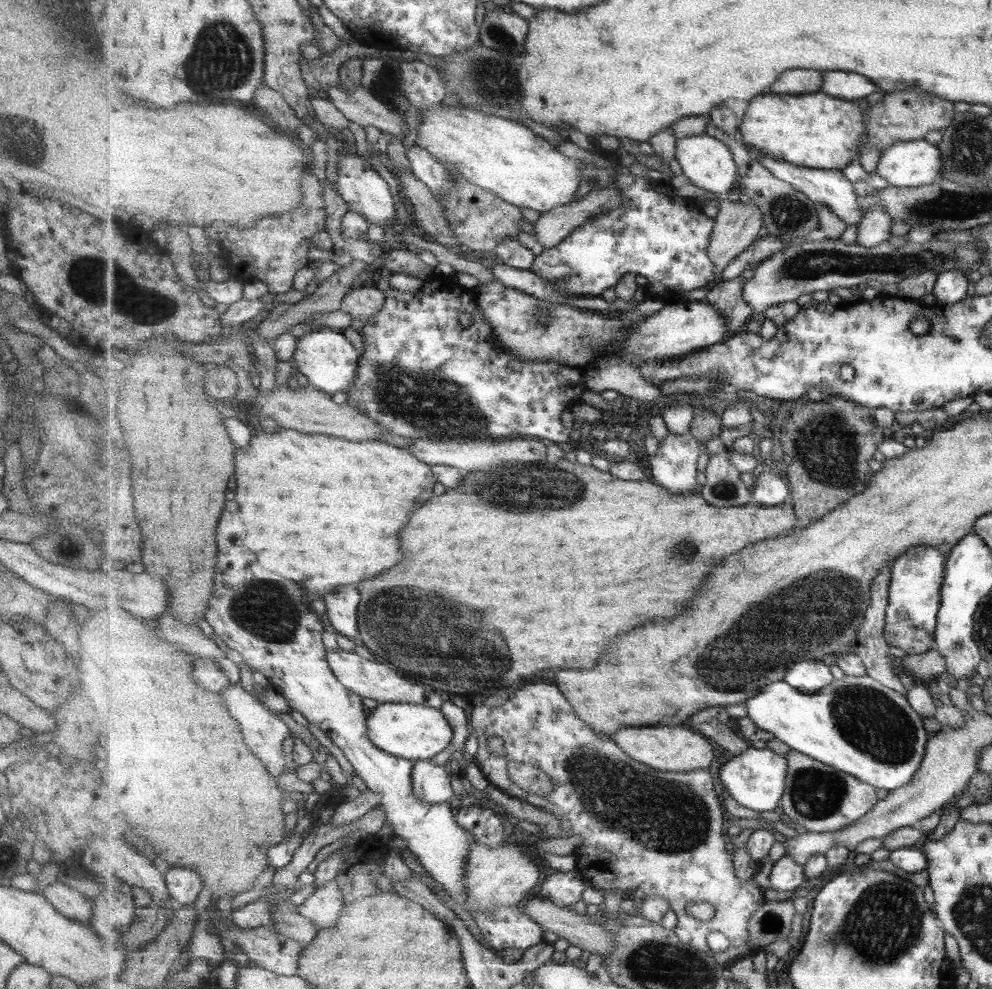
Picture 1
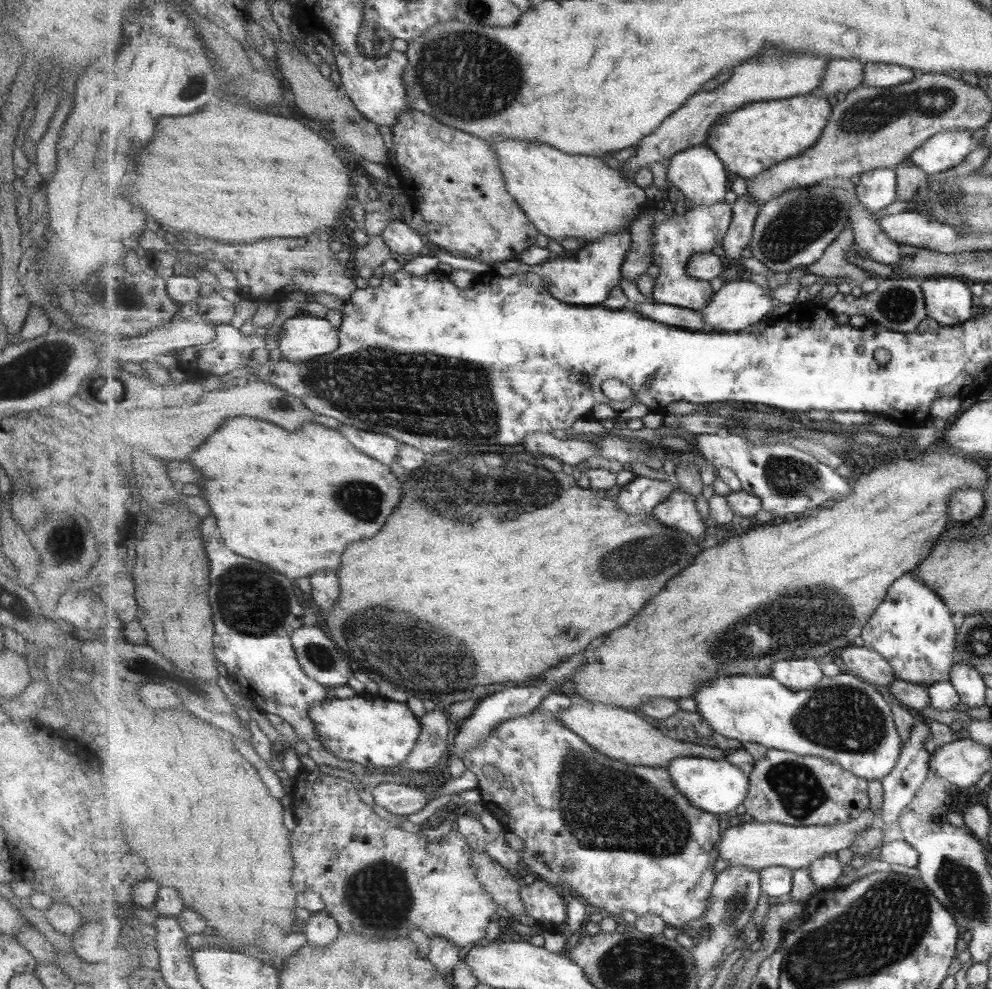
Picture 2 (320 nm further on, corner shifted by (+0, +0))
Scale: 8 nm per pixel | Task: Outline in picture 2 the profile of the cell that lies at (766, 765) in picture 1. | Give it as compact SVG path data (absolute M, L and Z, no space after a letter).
M677 758L668 766L674 785L689 799L691 804L711 814L729 814L744 804L749 794L750 775L745 775L737 766L725 759L715 761L705 758Z

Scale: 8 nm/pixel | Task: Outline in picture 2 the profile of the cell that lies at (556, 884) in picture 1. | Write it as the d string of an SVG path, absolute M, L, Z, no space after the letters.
M540 878L531 885L520 888L525 901L525 912L542 926L561 928L567 920L567 903L562 898L559 887L551 885Z

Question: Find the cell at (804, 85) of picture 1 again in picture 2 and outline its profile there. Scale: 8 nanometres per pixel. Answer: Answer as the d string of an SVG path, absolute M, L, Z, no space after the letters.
M833 60L825 73L820 90L815 94L818 97L828 97L839 92L850 93L864 84L865 67L865 62L861 60Z

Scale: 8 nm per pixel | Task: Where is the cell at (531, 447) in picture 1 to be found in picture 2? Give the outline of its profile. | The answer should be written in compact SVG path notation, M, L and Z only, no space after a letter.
M343 424L341 428L343 436L355 445L361 452L367 453L371 458L381 461L383 464L393 464L396 462L400 442L392 436L367 432L364 428L351 428Z

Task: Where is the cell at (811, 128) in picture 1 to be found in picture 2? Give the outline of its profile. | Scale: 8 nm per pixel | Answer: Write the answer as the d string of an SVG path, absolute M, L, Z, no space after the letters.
M813 93L747 103L743 108L716 120L717 124L713 124L709 132L707 146L717 153L729 171L745 180L753 179L775 164L813 148L829 124L832 108L826 97Z

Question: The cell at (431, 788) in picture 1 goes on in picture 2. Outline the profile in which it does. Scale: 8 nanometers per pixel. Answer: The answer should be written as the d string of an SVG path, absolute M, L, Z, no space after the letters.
M379 783L370 790L376 804L398 815L415 814L431 800L429 790L405 783Z

